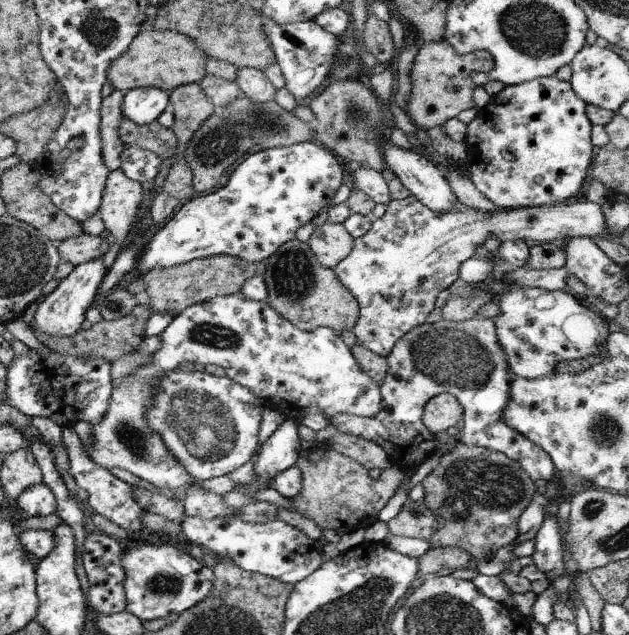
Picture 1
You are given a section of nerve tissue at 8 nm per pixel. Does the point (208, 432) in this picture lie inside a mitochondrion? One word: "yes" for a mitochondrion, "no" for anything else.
yes

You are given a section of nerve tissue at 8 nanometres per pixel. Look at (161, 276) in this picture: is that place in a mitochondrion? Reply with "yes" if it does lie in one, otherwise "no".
no

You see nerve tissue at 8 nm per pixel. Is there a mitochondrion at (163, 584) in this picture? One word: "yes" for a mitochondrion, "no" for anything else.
yes

